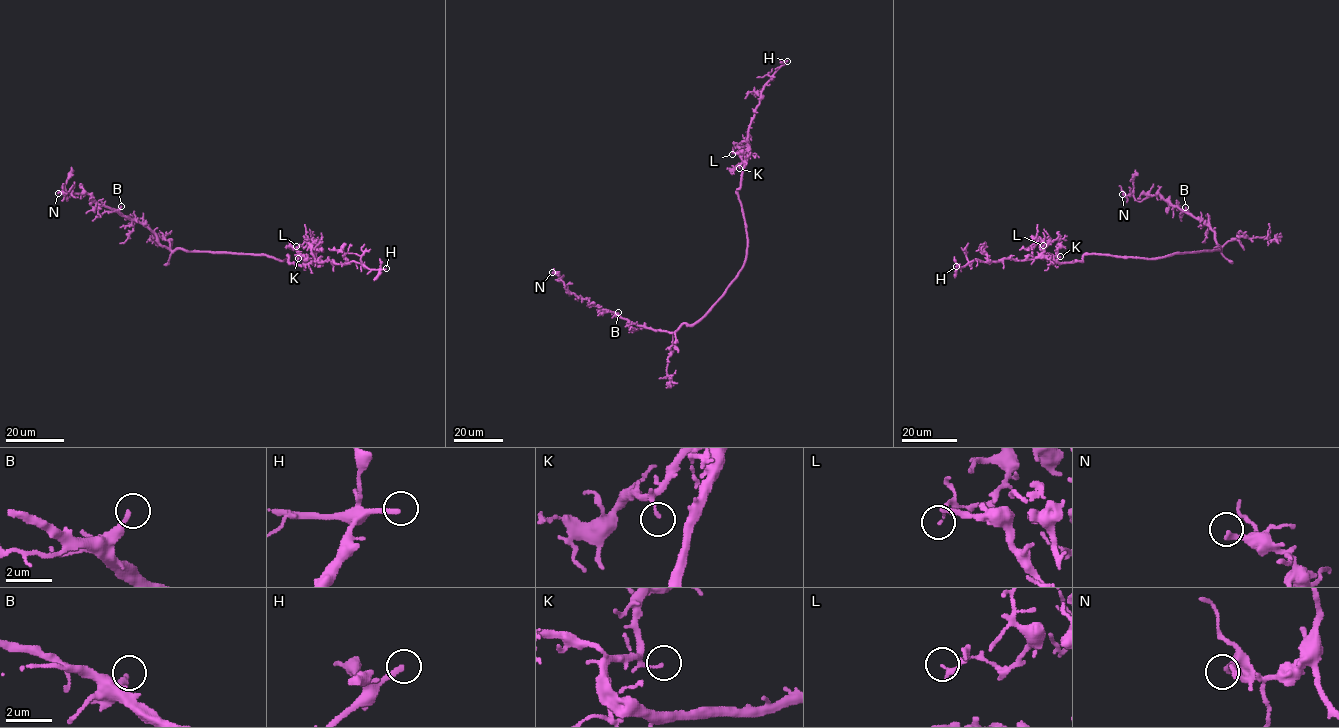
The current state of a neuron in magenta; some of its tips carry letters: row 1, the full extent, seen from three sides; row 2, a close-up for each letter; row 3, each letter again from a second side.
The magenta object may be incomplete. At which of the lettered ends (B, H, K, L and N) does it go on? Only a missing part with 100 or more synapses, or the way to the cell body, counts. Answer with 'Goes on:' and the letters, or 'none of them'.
Goes on: H

